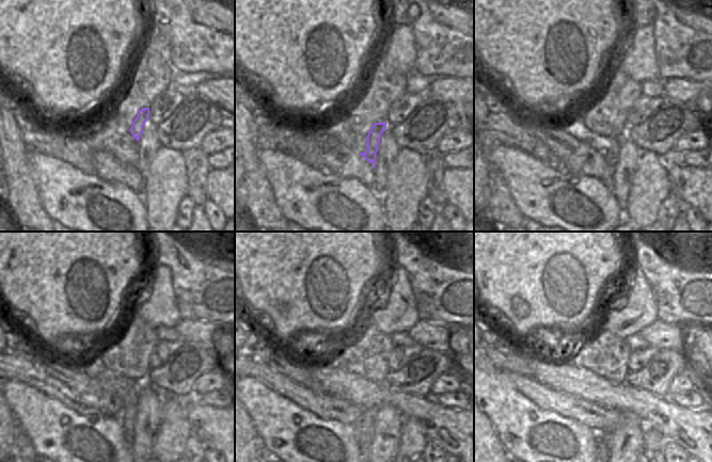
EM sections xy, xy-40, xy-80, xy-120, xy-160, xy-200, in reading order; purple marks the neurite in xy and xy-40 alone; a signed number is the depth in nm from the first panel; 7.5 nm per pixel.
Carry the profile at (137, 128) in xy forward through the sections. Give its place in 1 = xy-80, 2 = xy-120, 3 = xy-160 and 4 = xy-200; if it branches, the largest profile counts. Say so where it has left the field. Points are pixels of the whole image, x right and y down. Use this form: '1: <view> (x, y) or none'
1: xy-80 (608, 147)
2: xy-120 (127, 414)
3: xy-160 (364, 426)
4: xy-200 (604, 437)

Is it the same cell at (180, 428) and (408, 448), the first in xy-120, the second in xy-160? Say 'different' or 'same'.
same

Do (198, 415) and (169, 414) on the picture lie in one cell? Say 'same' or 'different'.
different

